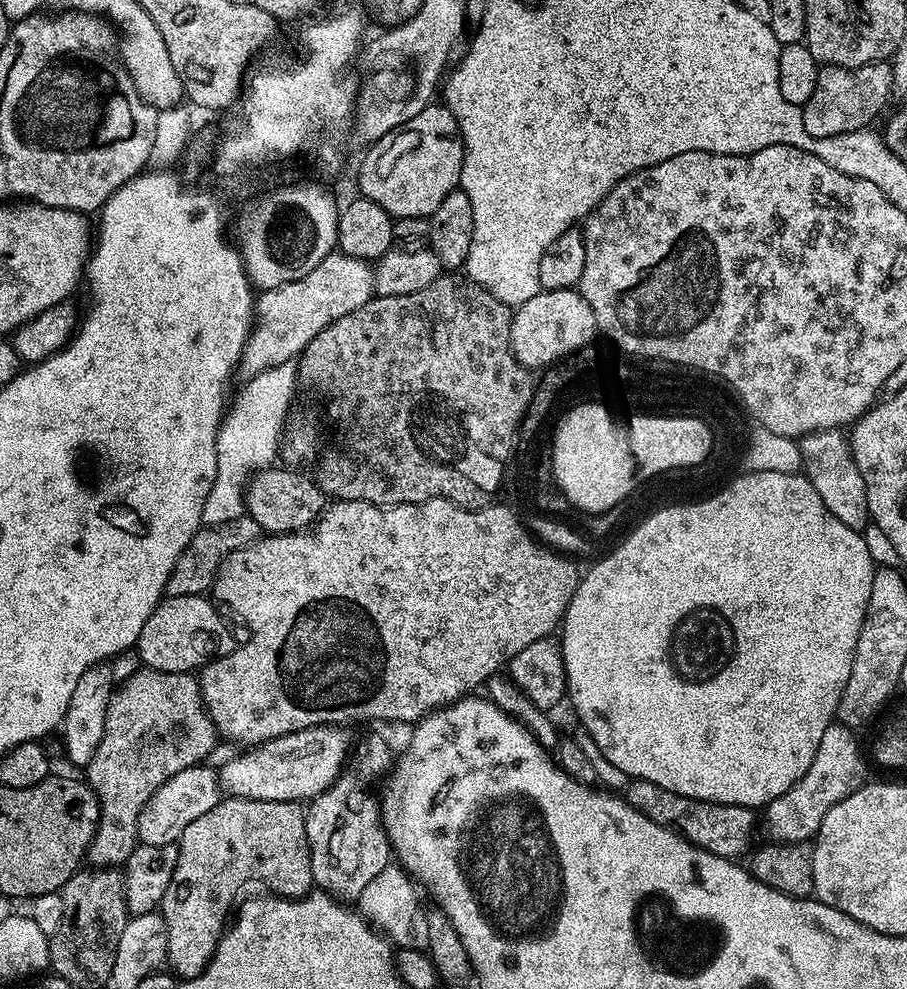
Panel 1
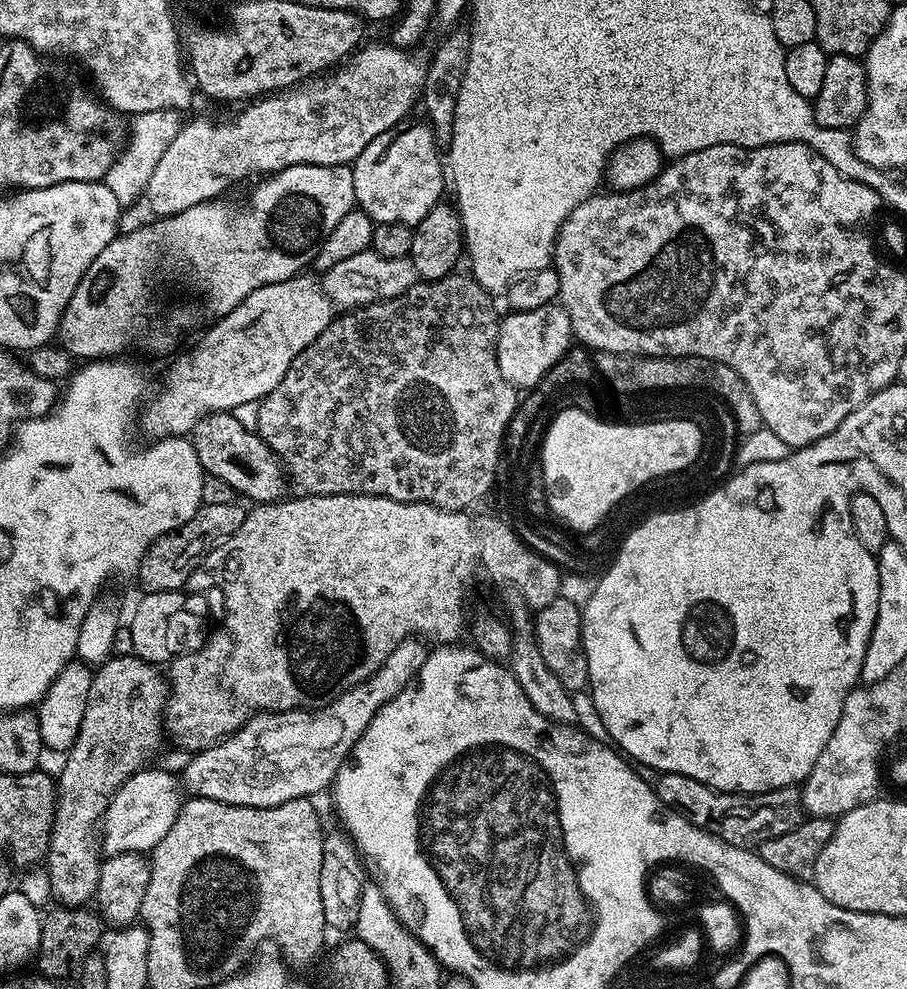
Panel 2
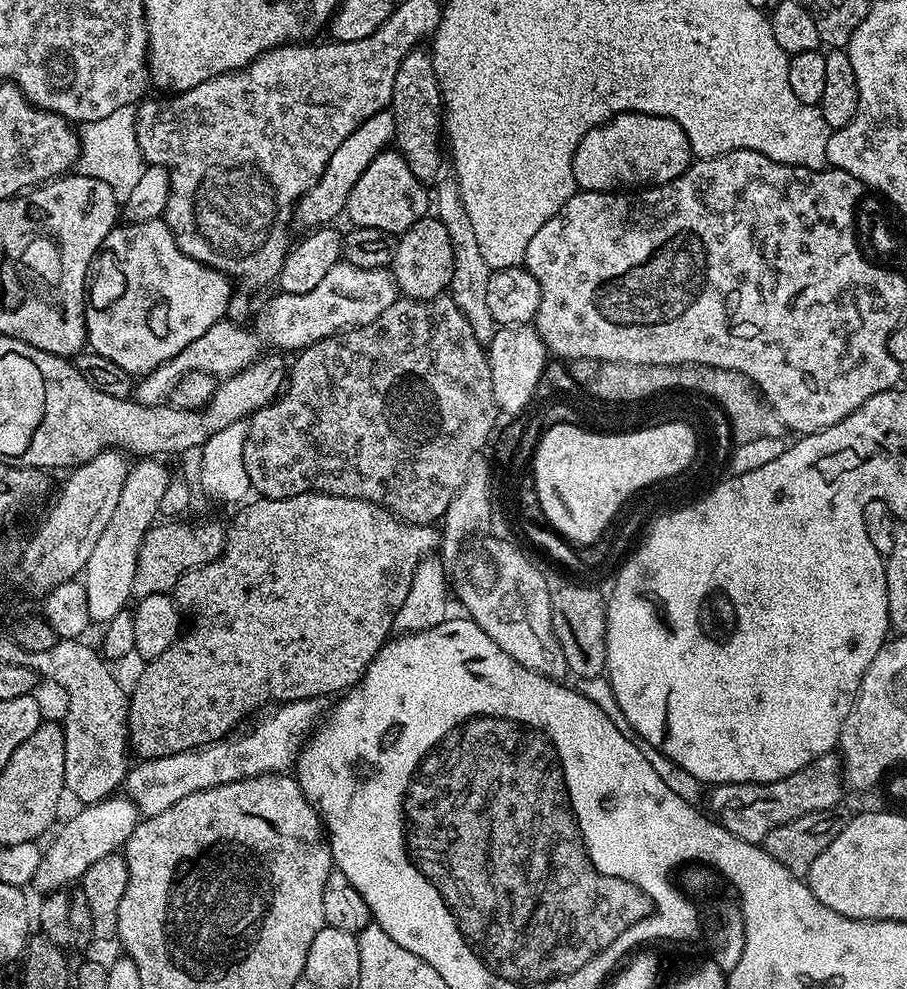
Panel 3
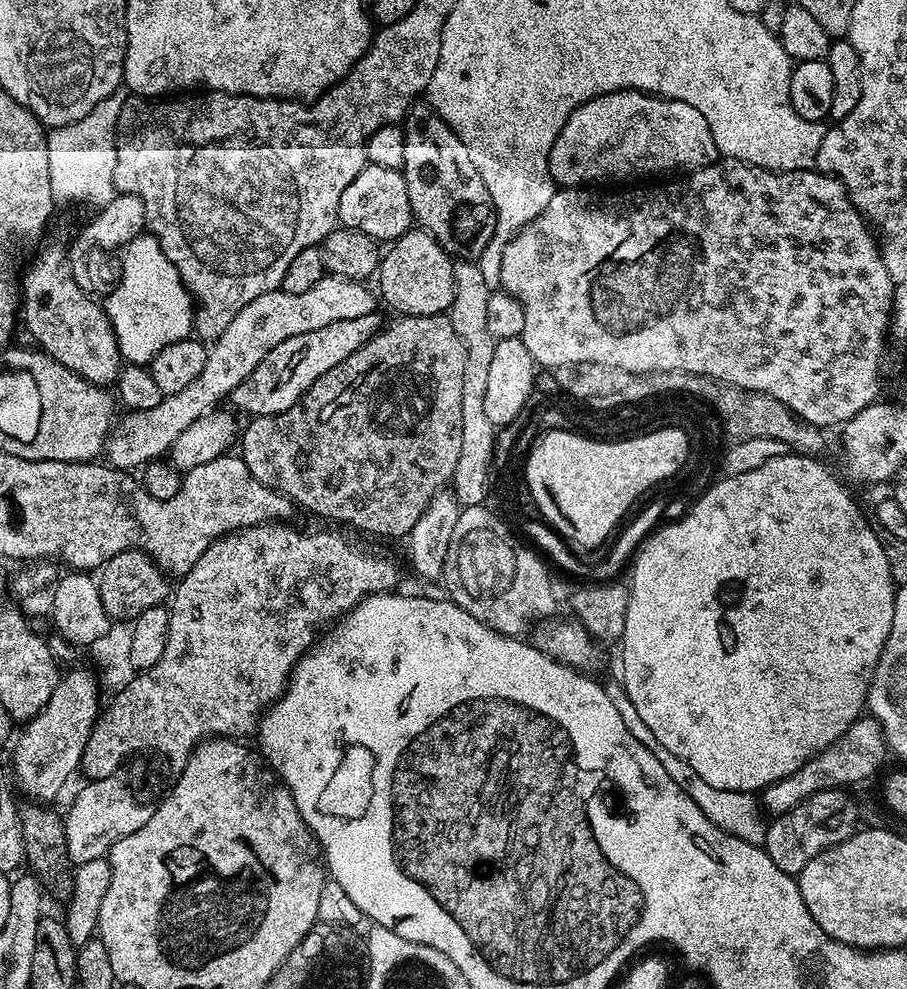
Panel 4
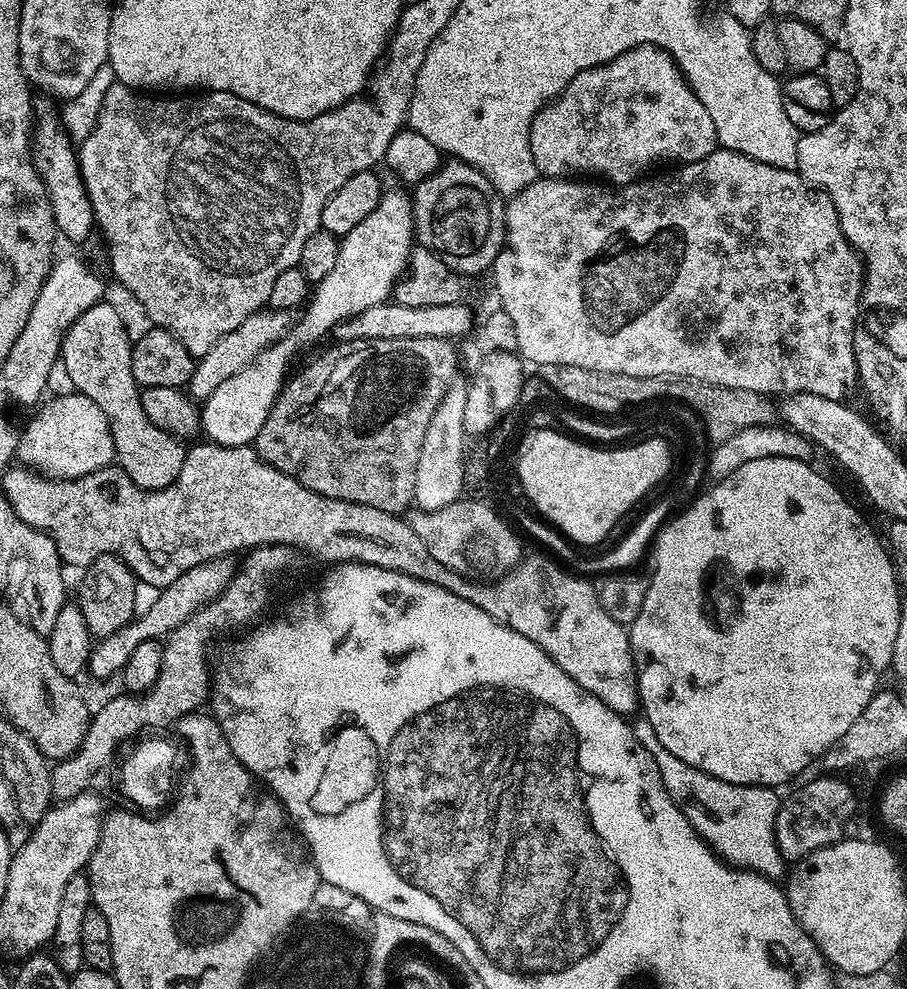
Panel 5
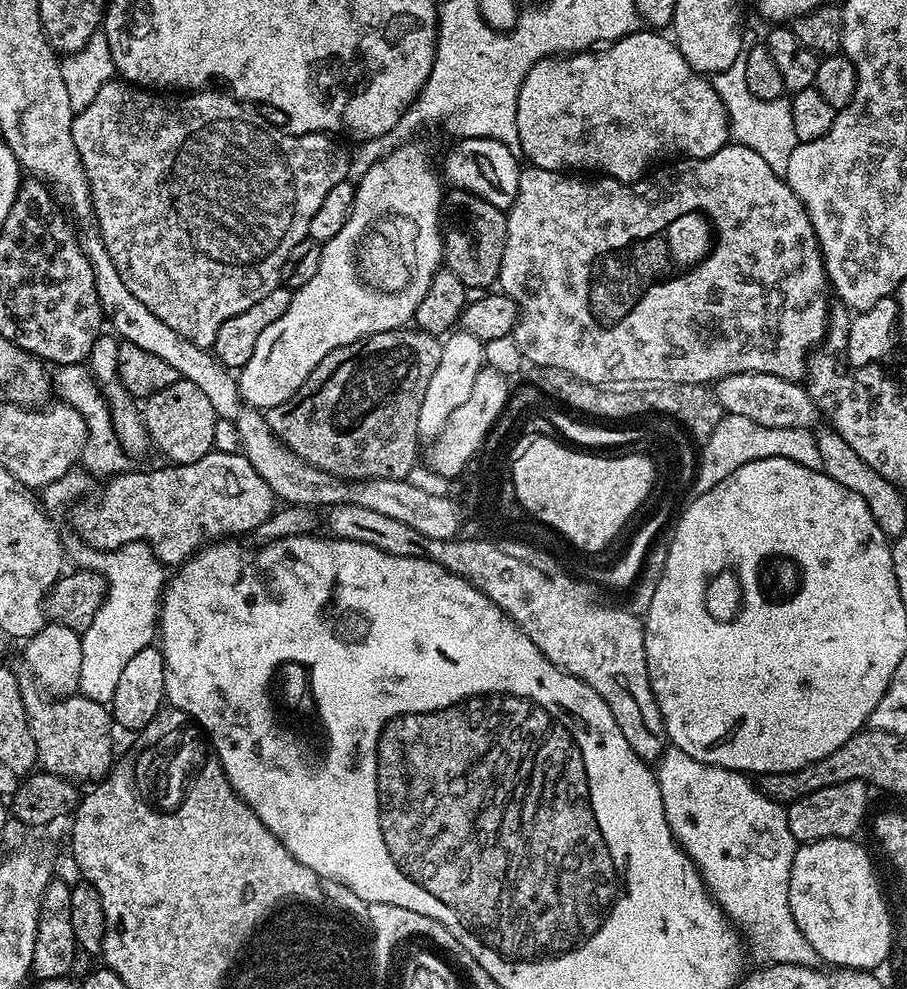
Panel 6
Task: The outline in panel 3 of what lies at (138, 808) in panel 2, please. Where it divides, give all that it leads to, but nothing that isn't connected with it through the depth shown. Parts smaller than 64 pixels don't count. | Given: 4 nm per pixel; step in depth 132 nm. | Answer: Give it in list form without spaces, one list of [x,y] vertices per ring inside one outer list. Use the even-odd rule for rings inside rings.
[[[124,794],[110,795],[107,799],[81,807],[80,810],[64,825],[59,825],[60,833],[49,842],[48,848],[46,844],[43,849],[38,870],[34,870],[31,882],[31,887],[37,888],[40,894],[59,891],[68,886],[64,884],[71,880],[79,881],[86,870],[94,866],[94,862],[106,858],[111,852],[120,852],[142,819],[136,805]]]

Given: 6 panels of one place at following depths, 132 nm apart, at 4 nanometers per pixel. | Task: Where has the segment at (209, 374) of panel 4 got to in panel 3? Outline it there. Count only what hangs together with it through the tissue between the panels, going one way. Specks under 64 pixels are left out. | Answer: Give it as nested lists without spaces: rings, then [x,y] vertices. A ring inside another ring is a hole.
[[[341,262],[310,290],[310,294],[286,294],[280,292],[264,308],[260,316],[258,336],[265,345],[273,344],[273,349],[296,348],[303,350],[314,342],[345,328],[357,328],[359,324],[374,322],[386,306],[398,298],[396,279],[388,268],[366,270],[347,262]]]

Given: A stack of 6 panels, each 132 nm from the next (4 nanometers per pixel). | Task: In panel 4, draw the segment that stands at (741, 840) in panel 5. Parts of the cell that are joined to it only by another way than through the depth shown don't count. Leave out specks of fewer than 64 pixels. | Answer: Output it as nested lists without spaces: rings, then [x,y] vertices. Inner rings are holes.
[[[614,694],[611,701],[630,734],[634,738],[638,738],[650,750],[650,754],[654,754],[654,758],[658,758],[658,762],[662,762],[662,766],[666,766],[666,774],[670,774],[670,778],[674,778],[674,782],[678,782],[678,786],[682,786],[682,790],[686,790],[686,794],[690,798],[694,798],[694,802],[702,810],[702,814],[706,814],[706,818],[710,818],[710,822],[714,822],[714,826],[718,826],[726,834],[734,834],[751,844],[763,845],[768,824],[765,813],[762,811],[761,801],[753,793],[718,790],[718,786],[710,786],[710,782],[698,778],[698,774],[694,774],[694,769],[686,766],[686,762],[682,762],[682,758],[670,754],[670,750],[666,750],[666,746],[662,746],[662,742],[658,741],[658,738],[647,728],[646,722],[639,717],[634,702],[631,702],[628,696]]]

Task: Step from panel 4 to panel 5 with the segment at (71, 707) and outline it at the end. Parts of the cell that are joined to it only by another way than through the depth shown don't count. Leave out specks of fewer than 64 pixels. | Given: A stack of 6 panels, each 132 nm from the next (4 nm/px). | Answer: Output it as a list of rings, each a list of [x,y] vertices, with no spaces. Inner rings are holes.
[[[235,555],[219,556],[210,562],[200,563],[176,578],[170,586],[161,589],[153,606],[146,612],[137,615],[130,623],[115,631],[114,634],[101,637],[92,647],[88,657],[88,672],[96,680],[105,680],[123,671],[135,647],[144,641],[167,637],[188,618],[193,616],[202,606],[209,604],[214,598],[224,592],[239,571],[240,564]]]

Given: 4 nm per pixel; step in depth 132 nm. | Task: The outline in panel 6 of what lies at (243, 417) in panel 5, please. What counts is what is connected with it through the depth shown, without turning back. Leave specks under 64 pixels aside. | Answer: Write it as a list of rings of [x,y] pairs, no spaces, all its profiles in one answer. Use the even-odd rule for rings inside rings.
[[[400,143],[393,152],[386,154],[374,166],[370,166],[370,170],[366,170],[366,178],[362,178],[362,182],[356,185],[354,206],[350,210],[350,218],[346,218],[346,226],[342,226],[342,230],[338,230],[338,234],[334,234],[334,238],[323,241],[322,258],[318,262],[318,271],[314,274],[314,278],[310,278],[310,282],[306,282],[306,286],[295,289],[292,292],[290,306],[286,306],[286,314],[282,314],[282,318],[277,318],[275,322],[270,322],[270,326],[266,326],[266,330],[262,330],[262,335],[254,346],[254,354],[250,354],[250,362],[246,362],[246,366],[238,369],[240,397],[251,408],[267,410],[278,406],[282,402],[286,402],[286,398],[294,395],[302,386],[302,382],[306,382],[306,378],[314,370],[314,366],[318,366],[318,362],[322,362],[322,358],[326,358],[326,354],[330,354],[335,348],[358,342],[362,338],[369,336],[371,332],[389,332],[395,328],[403,328],[415,317],[418,310],[418,302],[422,302],[422,298],[426,296],[426,290],[430,290],[430,282],[434,282],[434,274],[439,272],[442,267],[444,259],[442,205],[446,195],[445,189],[440,189],[442,180],[438,175],[437,169],[435,172],[432,169],[431,162],[428,161],[427,150],[416,143]]]

